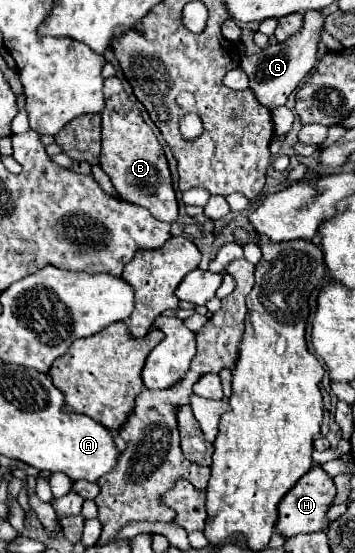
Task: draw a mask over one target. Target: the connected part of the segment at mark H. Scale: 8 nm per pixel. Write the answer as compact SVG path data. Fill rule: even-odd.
M317 465L311 467L299 481L297 485L281 499L279 505L279 515L275 521L275 533L279 533L281 537L295 537L297 533L315 533L315 531L323 531L329 527L329 519L327 519L327 511L333 505L335 499L335 485L333 479Z

